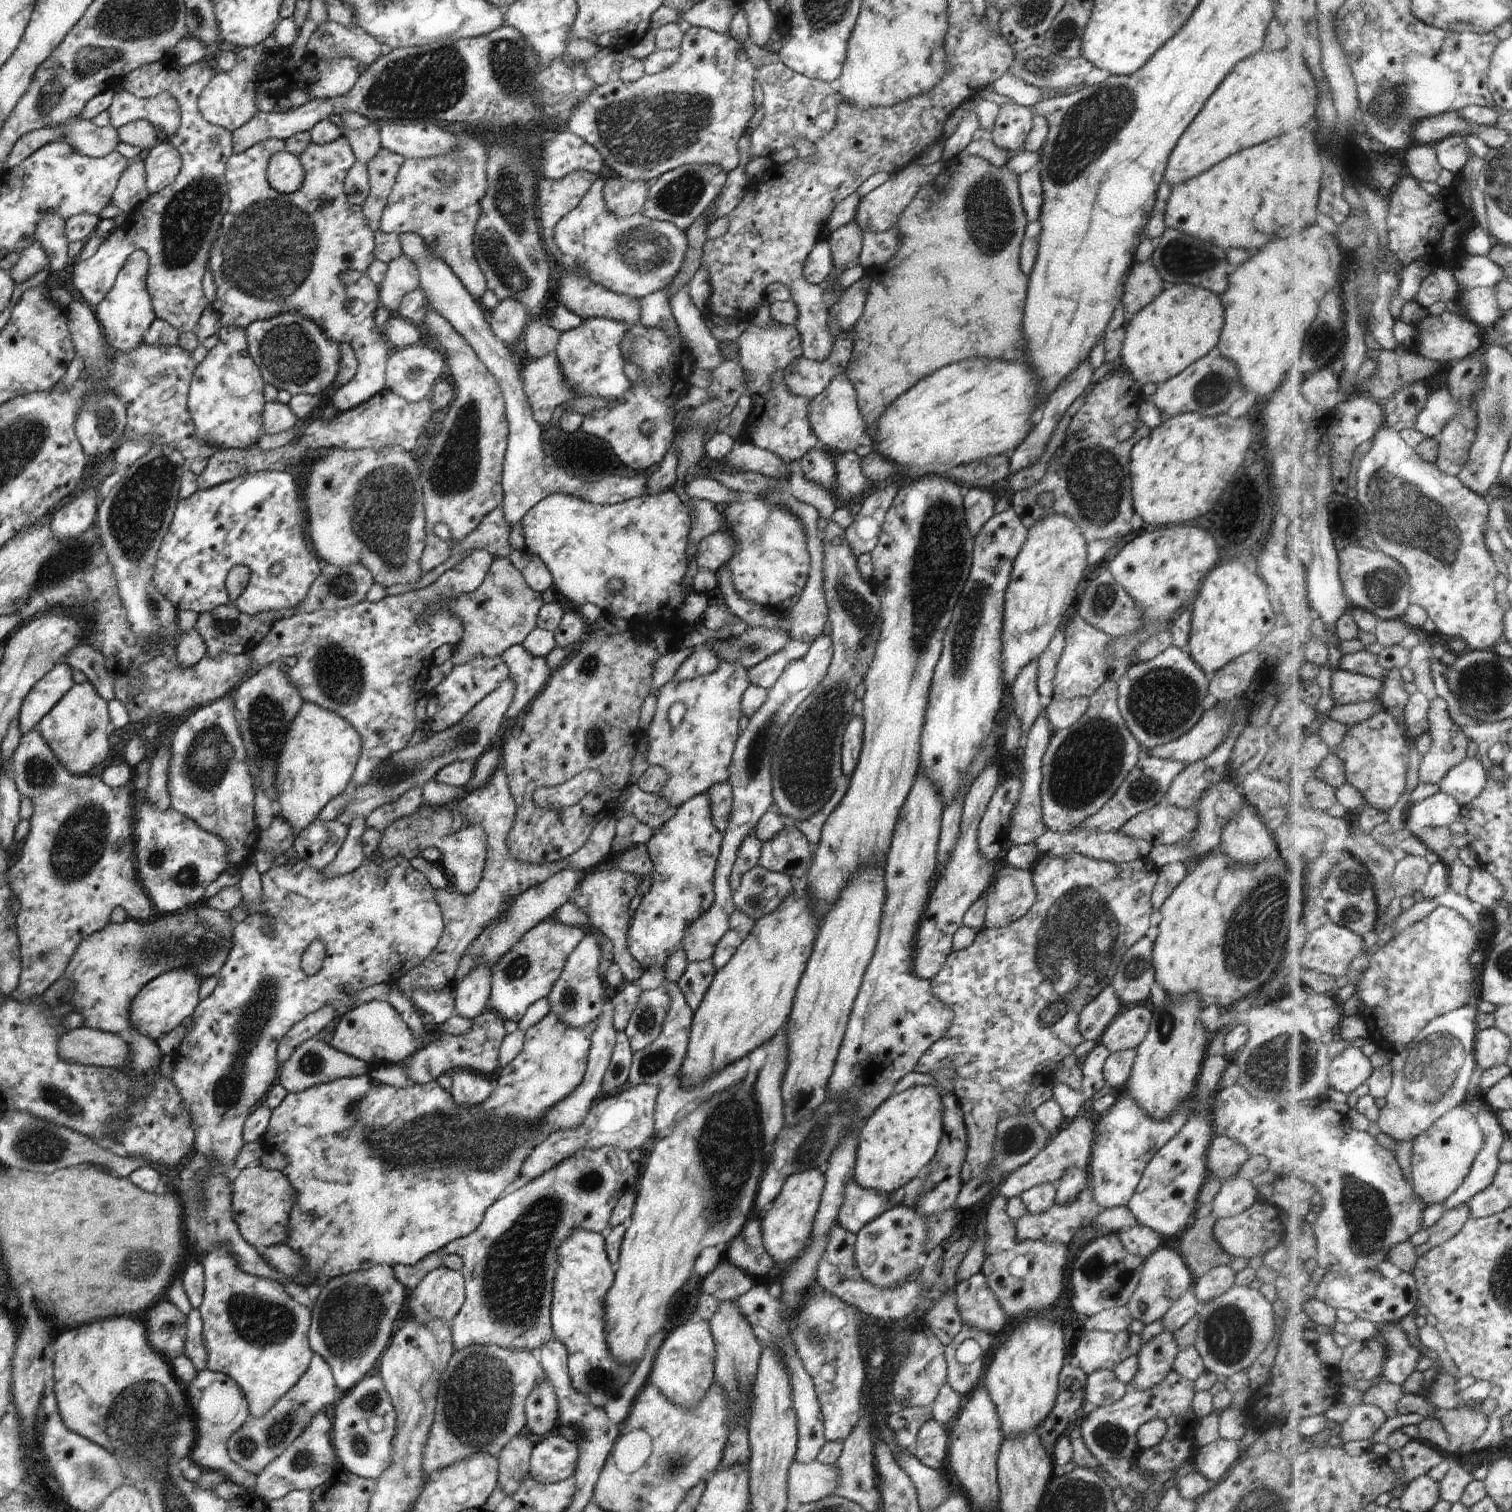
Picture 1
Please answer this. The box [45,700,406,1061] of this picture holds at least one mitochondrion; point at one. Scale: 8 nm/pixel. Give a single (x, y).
(77, 847)

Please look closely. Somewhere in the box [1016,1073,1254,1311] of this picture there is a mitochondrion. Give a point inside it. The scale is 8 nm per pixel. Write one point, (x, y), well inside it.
(1098, 1266)

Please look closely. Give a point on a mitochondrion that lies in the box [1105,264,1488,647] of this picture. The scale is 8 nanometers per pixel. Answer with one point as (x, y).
(1407, 514)

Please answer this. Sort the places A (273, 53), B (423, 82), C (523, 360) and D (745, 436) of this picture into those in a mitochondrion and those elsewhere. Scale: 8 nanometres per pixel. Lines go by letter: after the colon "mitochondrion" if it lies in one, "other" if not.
A: other
B: mitochondrion
C: other
D: other

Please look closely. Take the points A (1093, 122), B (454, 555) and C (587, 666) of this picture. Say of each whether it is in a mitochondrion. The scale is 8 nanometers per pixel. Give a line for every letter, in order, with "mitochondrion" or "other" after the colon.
A: mitochondrion
B: other
C: mitochondrion

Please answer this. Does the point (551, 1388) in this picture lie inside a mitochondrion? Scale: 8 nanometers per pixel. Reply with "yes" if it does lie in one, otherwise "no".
no

